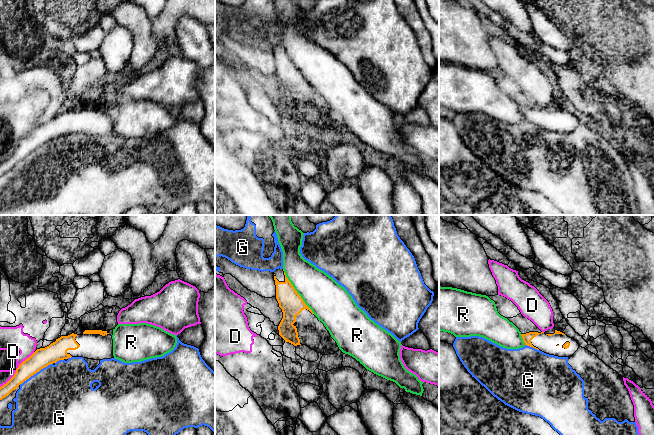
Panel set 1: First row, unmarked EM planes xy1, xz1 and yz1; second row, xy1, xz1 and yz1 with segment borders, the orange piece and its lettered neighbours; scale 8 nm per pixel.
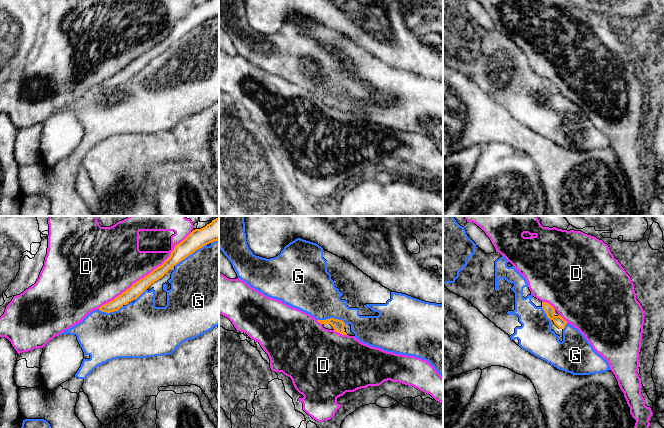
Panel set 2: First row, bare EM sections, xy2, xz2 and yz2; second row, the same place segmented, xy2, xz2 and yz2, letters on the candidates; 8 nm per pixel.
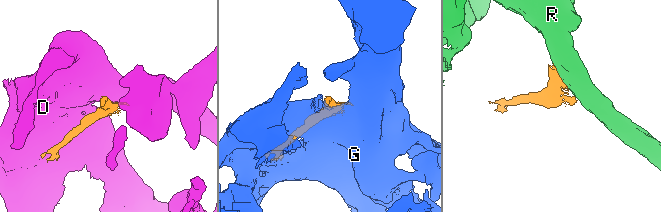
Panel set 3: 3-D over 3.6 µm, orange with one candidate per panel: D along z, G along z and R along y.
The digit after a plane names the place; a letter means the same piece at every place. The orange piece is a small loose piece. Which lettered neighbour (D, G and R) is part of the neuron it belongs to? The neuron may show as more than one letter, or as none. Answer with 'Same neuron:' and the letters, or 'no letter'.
Same neuron: no letter

